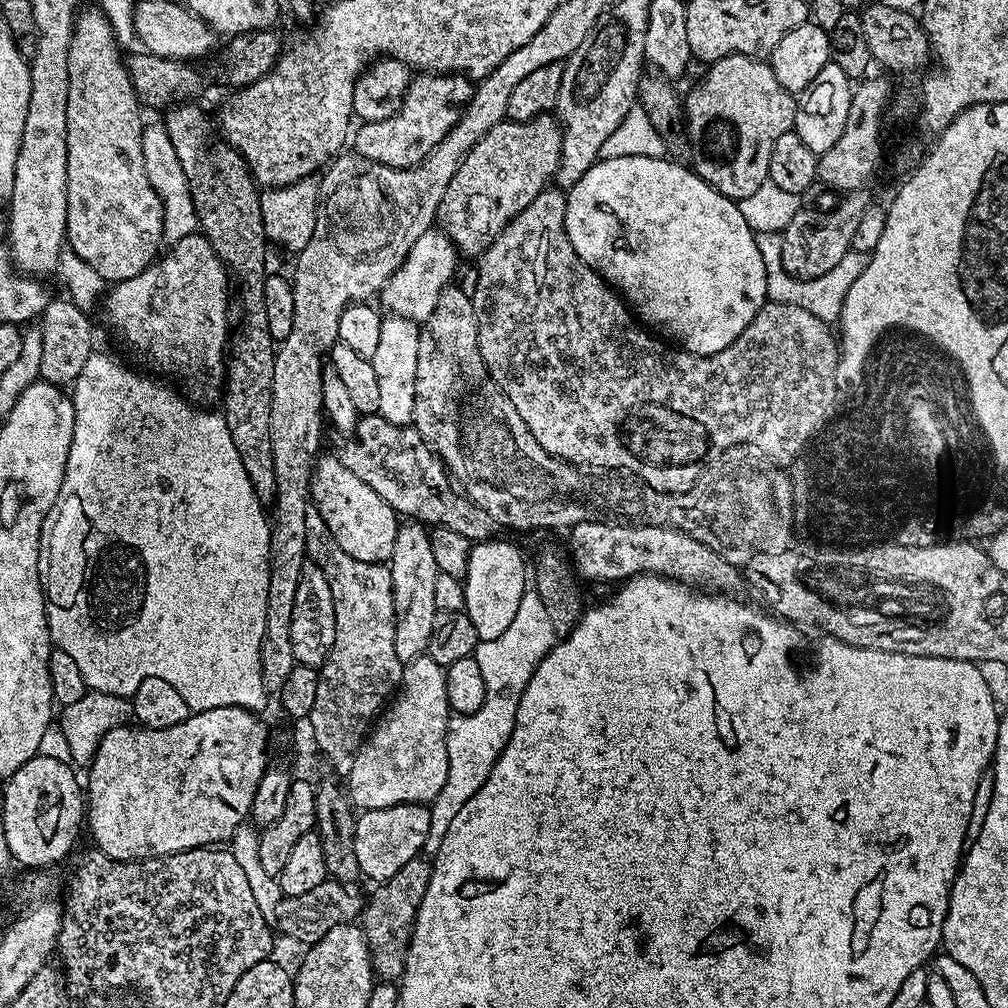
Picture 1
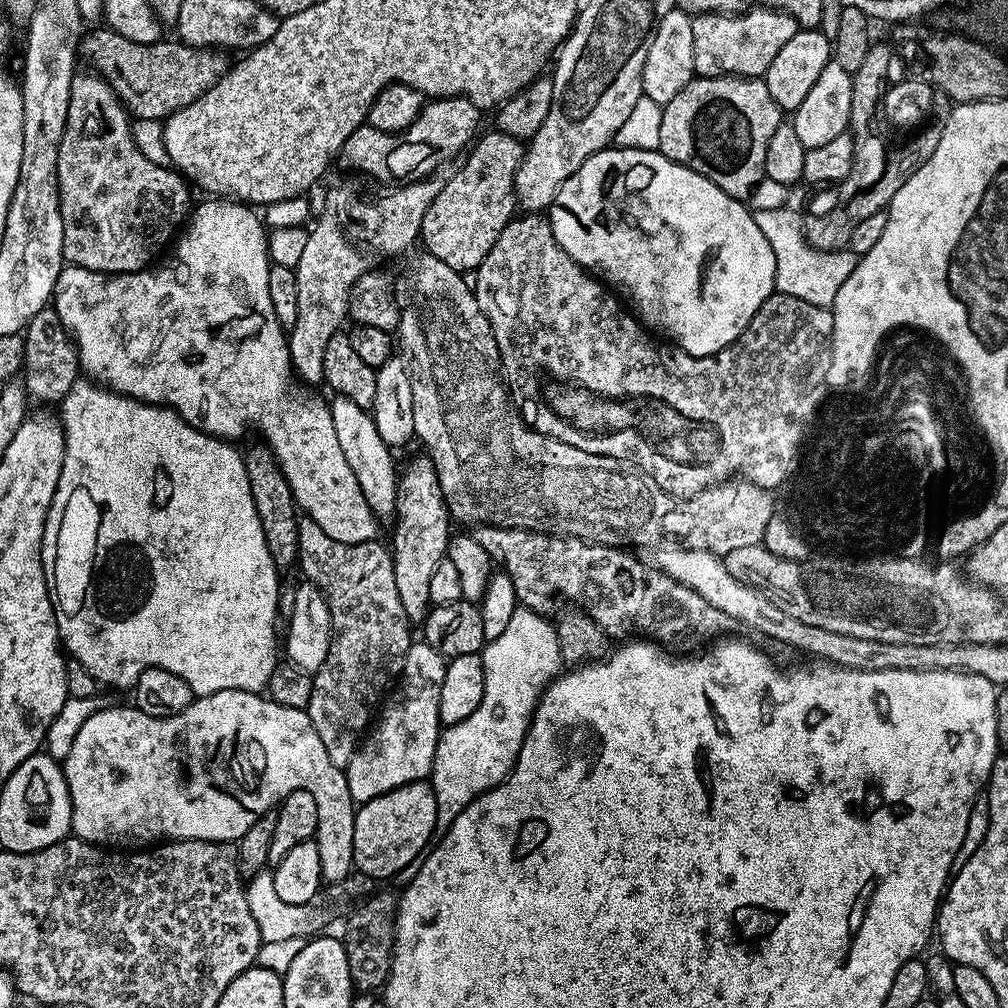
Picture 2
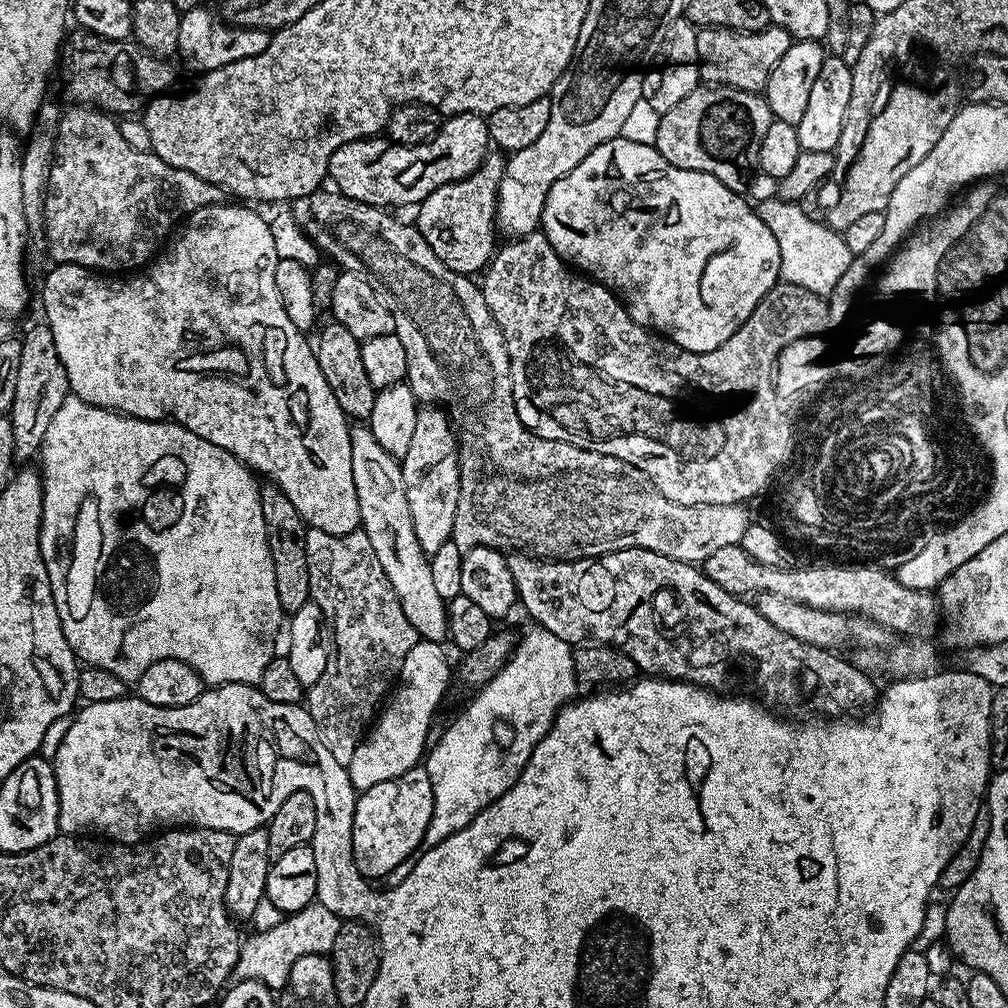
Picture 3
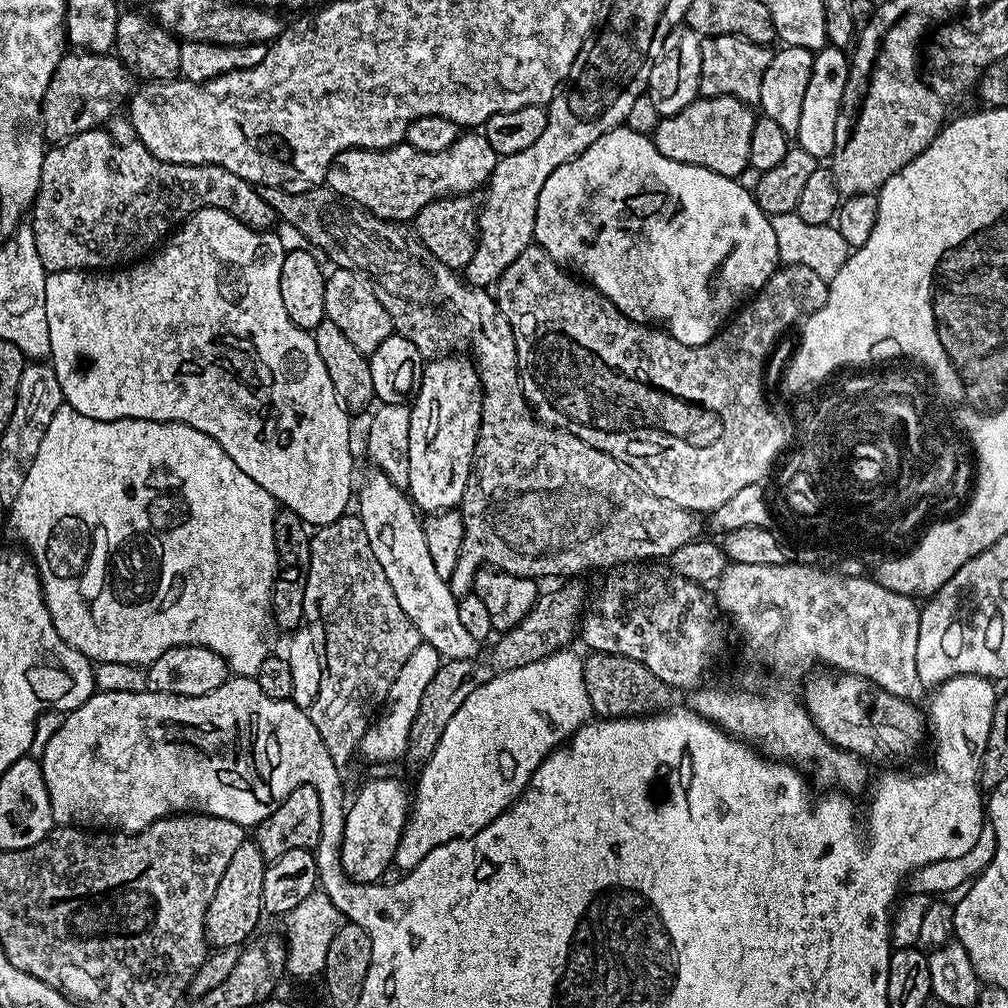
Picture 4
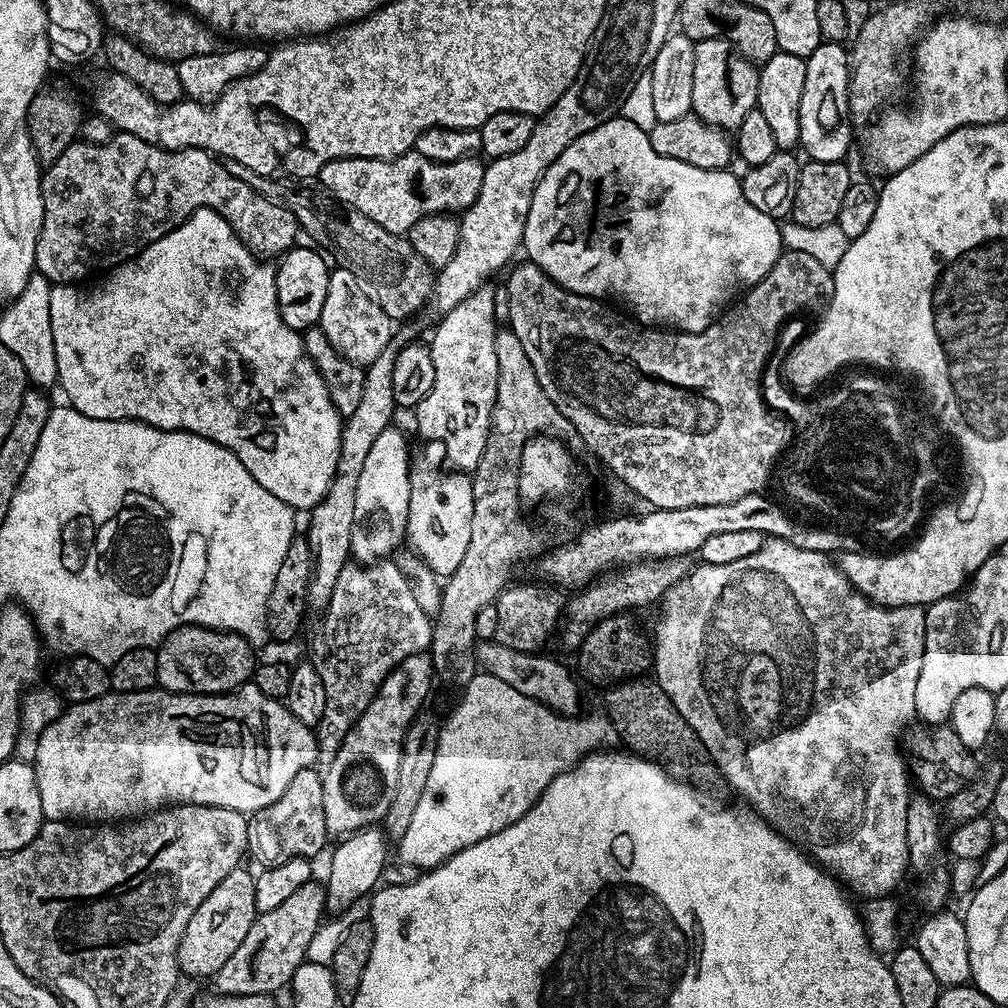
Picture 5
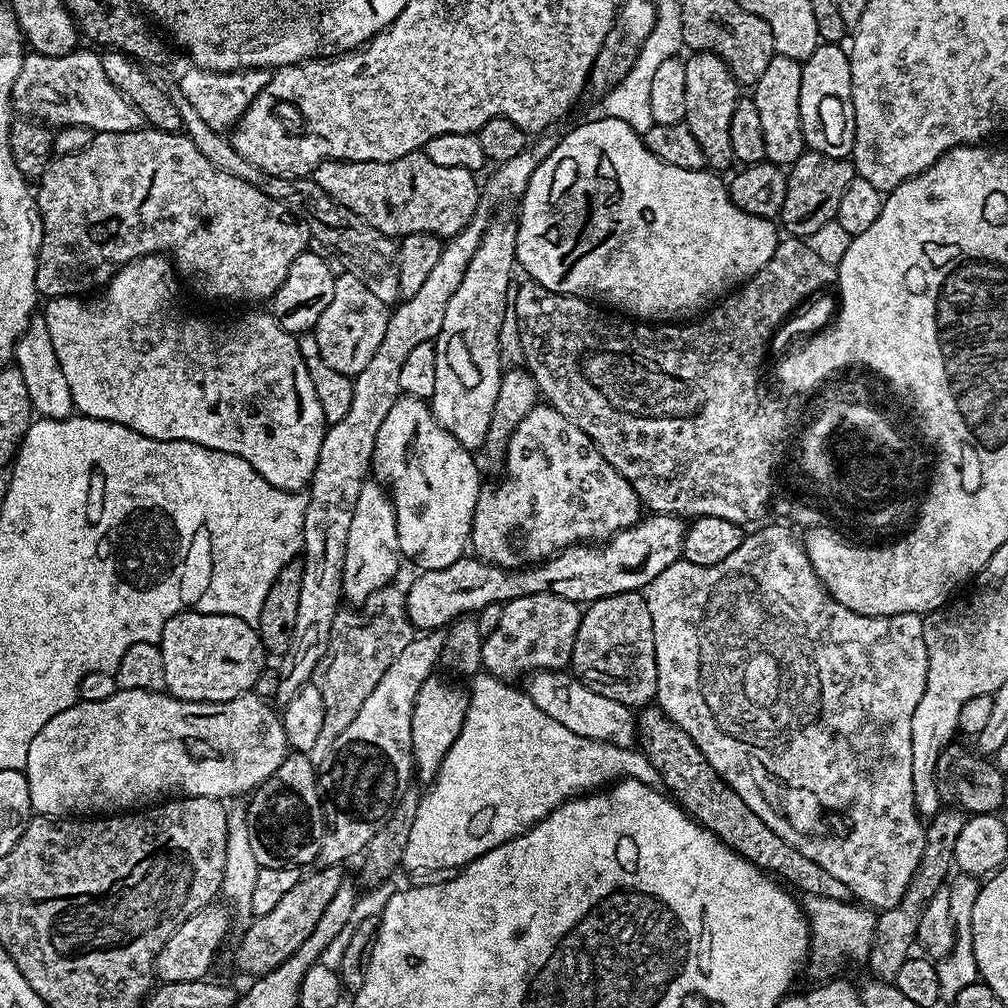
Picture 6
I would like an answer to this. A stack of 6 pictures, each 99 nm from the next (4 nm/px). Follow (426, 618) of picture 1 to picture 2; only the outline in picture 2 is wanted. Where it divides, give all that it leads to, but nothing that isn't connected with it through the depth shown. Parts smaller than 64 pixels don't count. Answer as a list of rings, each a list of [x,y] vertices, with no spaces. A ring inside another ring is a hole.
[[[420,454],[405,472],[403,469],[399,477],[394,523],[396,533],[392,536],[390,551],[398,598],[402,598],[402,610],[406,610],[409,621],[420,622],[428,615],[432,604],[430,577],[438,562],[445,560],[450,539],[448,508],[444,504],[436,468],[427,454]]]

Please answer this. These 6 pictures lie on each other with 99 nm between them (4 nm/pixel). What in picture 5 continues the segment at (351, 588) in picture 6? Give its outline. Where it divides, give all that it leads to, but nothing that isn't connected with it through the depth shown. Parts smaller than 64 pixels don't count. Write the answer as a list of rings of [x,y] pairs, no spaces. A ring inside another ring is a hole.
[[[389,426],[378,434],[362,466],[362,475],[358,477],[358,491],[354,497],[353,561],[363,565],[375,564],[381,558],[391,557],[388,555],[399,544],[405,543],[410,514],[411,473],[408,440],[396,426]]]

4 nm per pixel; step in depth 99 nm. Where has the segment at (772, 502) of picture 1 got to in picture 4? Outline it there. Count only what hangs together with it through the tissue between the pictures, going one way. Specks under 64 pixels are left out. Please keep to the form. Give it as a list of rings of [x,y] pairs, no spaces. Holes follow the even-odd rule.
[[[327,186],[302,190],[306,192],[294,191],[298,190],[260,188],[262,198],[266,198],[277,217],[300,230],[313,249],[324,251],[335,267],[363,274],[381,297],[387,298],[390,304],[392,299],[388,313],[393,329],[410,338],[424,357],[439,358],[455,353],[459,344],[472,347],[470,356],[480,376],[480,385],[484,387],[484,397],[472,473],[458,505],[464,519],[464,537],[458,566],[454,566],[450,581],[457,598],[473,591],[476,573],[485,566],[515,576],[576,578],[579,572],[588,572],[591,568],[612,570],[617,566],[635,565],[632,564],[635,560],[652,560],[655,556],[667,558],[678,546],[691,544],[701,535],[700,524],[696,521],[699,519],[693,513],[655,496],[624,465],[610,458],[610,454],[582,442],[582,438],[563,428],[553,428],[537,419],[520,385],[514,330],[510,330],[510,322],[496,305],[491,291],[474,288],[461,277],[460,281],[453,269],[438,262],[438,258],[426,250],[411,227],[378,218]]]

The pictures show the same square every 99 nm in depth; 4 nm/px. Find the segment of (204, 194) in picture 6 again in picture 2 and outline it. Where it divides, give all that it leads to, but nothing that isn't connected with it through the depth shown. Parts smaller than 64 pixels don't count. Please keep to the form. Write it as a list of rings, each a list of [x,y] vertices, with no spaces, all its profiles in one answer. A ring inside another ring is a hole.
[[[92,70],[87,71],[81,71],[72,80],[66,130],[58,146],[58,186],[64,259],[69,265],[77,268],[89,268],[105,274],[139,272],[141,268],[149,267],[150,262],[159,257],[156,255],[160,251],[165,251],[164,243],[168,239],[171,241],[177,229],[185,223],[190,212],[190,184],[179,171],[150,162],[150,158],[146,158],[146,154],[138,150],[132,137],[128,109],[120,103],[120,99],[104,81],[103,76]]]

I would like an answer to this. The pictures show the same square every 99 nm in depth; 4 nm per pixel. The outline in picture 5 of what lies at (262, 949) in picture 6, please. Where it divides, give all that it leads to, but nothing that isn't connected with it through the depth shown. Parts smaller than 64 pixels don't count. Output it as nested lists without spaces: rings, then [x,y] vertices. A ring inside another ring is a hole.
[[[309,882],[299,888],[292,897],[285,898],[279,906],[274,906],[274,910],[266,910],[257,915],[238,950],[234,950],[234,955],[228,959],[226,966],[222,966],[222,970],[218,970],[214,977],[215,991],[222,994],[276,994],[279,993],[279,988],[287,989],[291,985],[294,970],[298,970],[298,966],[304,963],[310,940],[326,914],[328,893],[323,883],[316,883]]]

